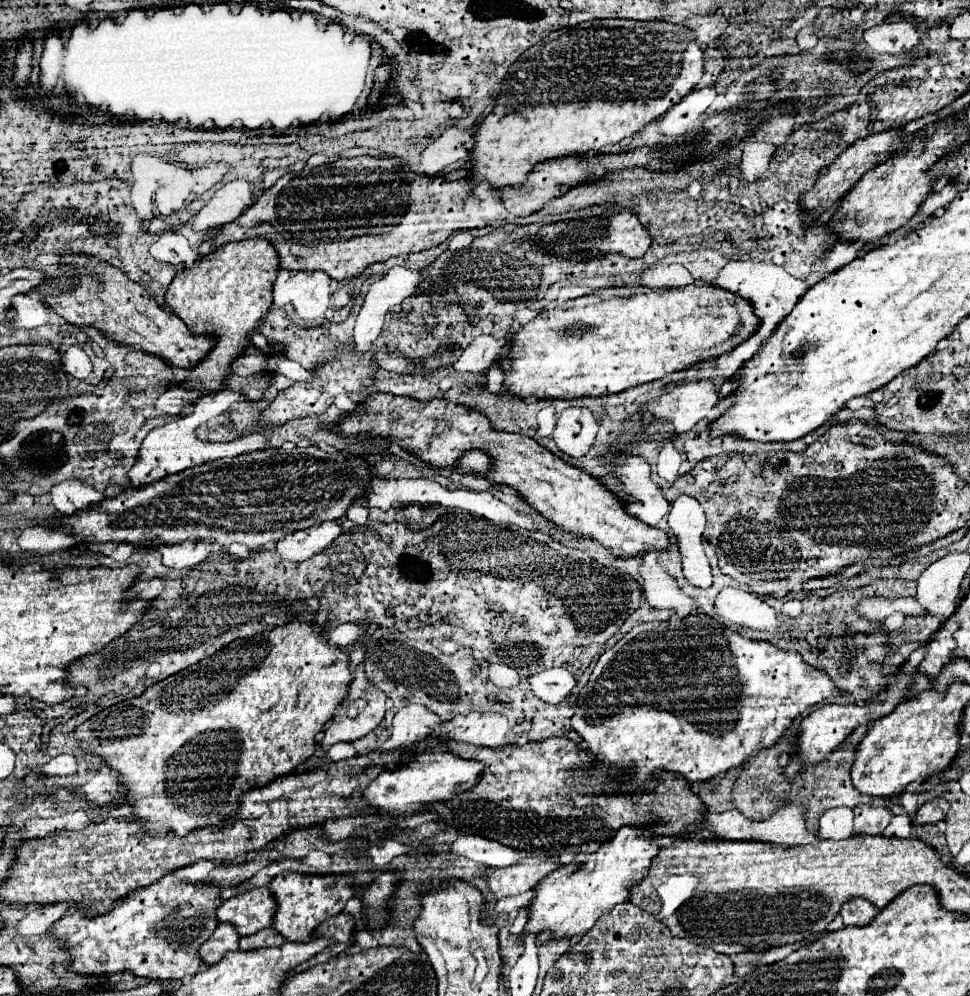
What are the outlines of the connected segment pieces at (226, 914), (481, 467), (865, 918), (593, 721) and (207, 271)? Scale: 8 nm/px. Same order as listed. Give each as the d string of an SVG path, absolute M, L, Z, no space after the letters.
M254 888L242 892L218 906L216 916L220 922L230 922L240 936L254 934L272 926L276 902L268 888Z
M468 450L464 456L456 462L454 472L458 476L486 476L486 472L492 468L492 458L484 450Z
M850 898L842 910L840 910L840 916L844 918L844 924L852 924L852 926L864 926L868 924L880 910L868 902L868 900L862 900L862 898Z
M694 614L694 616L682 618L682 620L678 618L678 620L666 620L666 622L640 624L636 628L632 628L624 638L620 638L610 650L606 650L600 656L594 672L590 674L588 684L580 690L580 696L576 700L576 714L572 716L572 728L582 736L584 748L590 754L594 754L598 760L586 770L574 770L574 774L566 782L568 782L568 786L572 786L576 792L582 792L582 794L614 794L614 792L628 794L632 790L652 790L654 786L658 786L658 780L654 778L656 770L674 772L688 782L704 782L704 780L710 780L712 776L724 774L730 768L740 766L744 762L744 758L756 754L760 748L772 746L784 734L784 730L792 724L792 720L796 716L800 716L806 708L810 708L814 704L822 704L838 694L840 694L838 688L826 676L826 672L818 670L814 666L808 666L796 650L778 650L770 642L746 640L710 616Z
M254 238L254 240L242 240L242 242L230 242L226 246L220 246L218 250L210 252L204 258L198 258L196 264L188 270L182 270L174 276L170 288L166 290L166 304L172 312L176 312L182 322L188 326L190 332L202 334L202 336L212 336L214 334L214 348L202 358L194 368L190 368L190 376L186 382L180 382L178 386L190 392L196 392L200 398L220 392L226 388L226 378L230 374L230 368L238 356L246 352L246 348L252 344L250 342L250 330L258 328L260 322L264 320L266 312L272 306L272 282L278 272L278 254L272 244L268 244L264 238Z

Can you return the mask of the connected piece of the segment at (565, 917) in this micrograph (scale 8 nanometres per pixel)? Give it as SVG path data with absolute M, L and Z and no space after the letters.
M622 826L618 834L602 844L592 854L576 854L576 858L544 876L532 890L534 898L528 904L528 922L522 936L550 932L550 938L568 938L586 934L594 922L610 912L616 904L628 900L628 888L640 882L650 868L650 860L658 846L650 846L652 834L632 826Z

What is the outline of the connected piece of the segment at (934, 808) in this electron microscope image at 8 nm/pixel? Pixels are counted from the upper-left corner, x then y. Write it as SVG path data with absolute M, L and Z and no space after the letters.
M936 798L926 802L924 806L918 808L916 816L912 818L914 826L924 826L924 824L938 824L940 820L944 820L944 816L948 814L948 802L944 798Z

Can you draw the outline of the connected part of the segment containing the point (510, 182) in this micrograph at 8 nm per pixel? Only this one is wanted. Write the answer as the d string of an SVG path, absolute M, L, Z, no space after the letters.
M590 20L590 22L582 22L578 26L572 28L562 28L556 30L552 34L548 34L546 38L542 38L538 44L530 46L510 68L508 74L502 82L502 90L498 92L498 102L494 106L494 110L482 120L482 124L478 126L476 134L474 134L474 148L470 150L470 170L466 180L470 184L480 184L480 182L488 182L492 186L514 186L518 182L526 180L526 174L544 160L554 160L554 158L562 158L568 154L590 154L596 152L604 146L614 146L618 142L622 142L624 138L630 138L632 134L640 132L648 122L652 122L654 118L658 118L660 114L664 114L666 110L670 110L670 106L678 104L702 78L704 74L704 64L702 64L704 56L702 50L698 46L698 42L694 40L694 34L690 34L690 30L686 30L684 26L676 26L676 24L666 24L666 22L638 22L638 20Z

